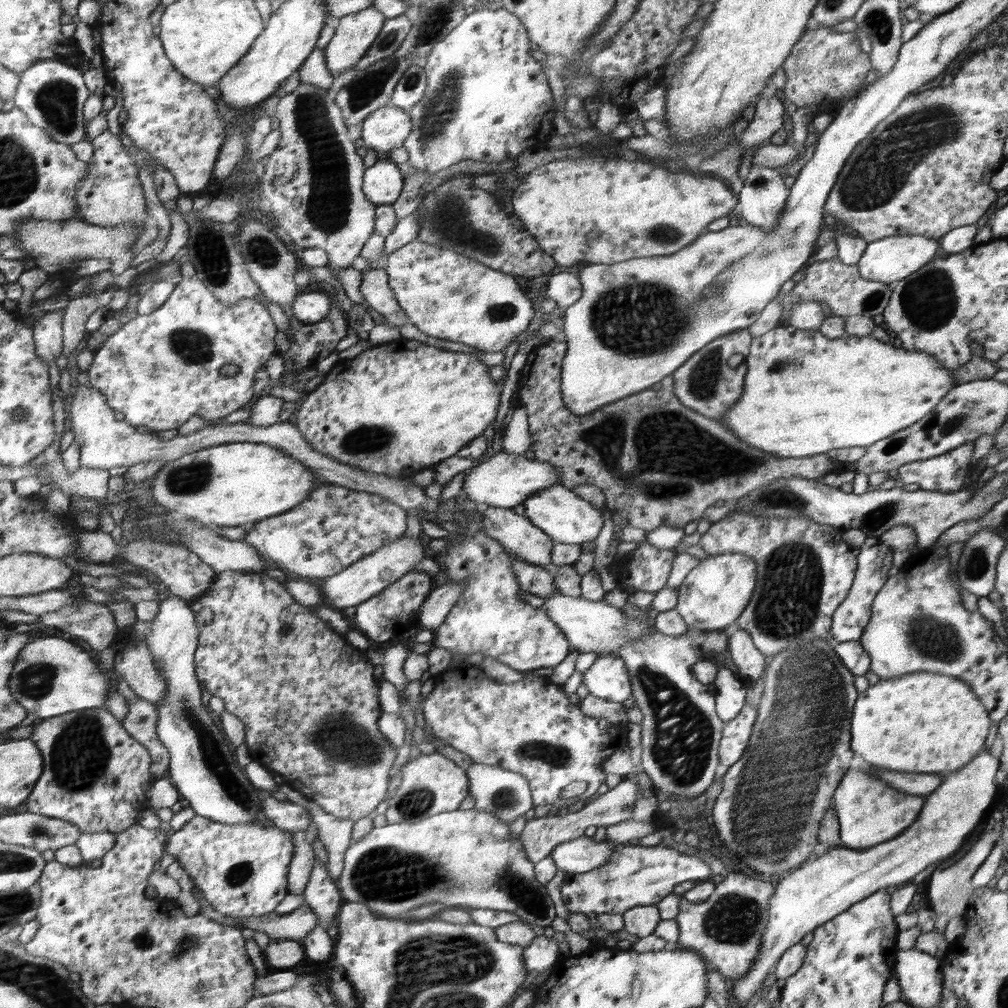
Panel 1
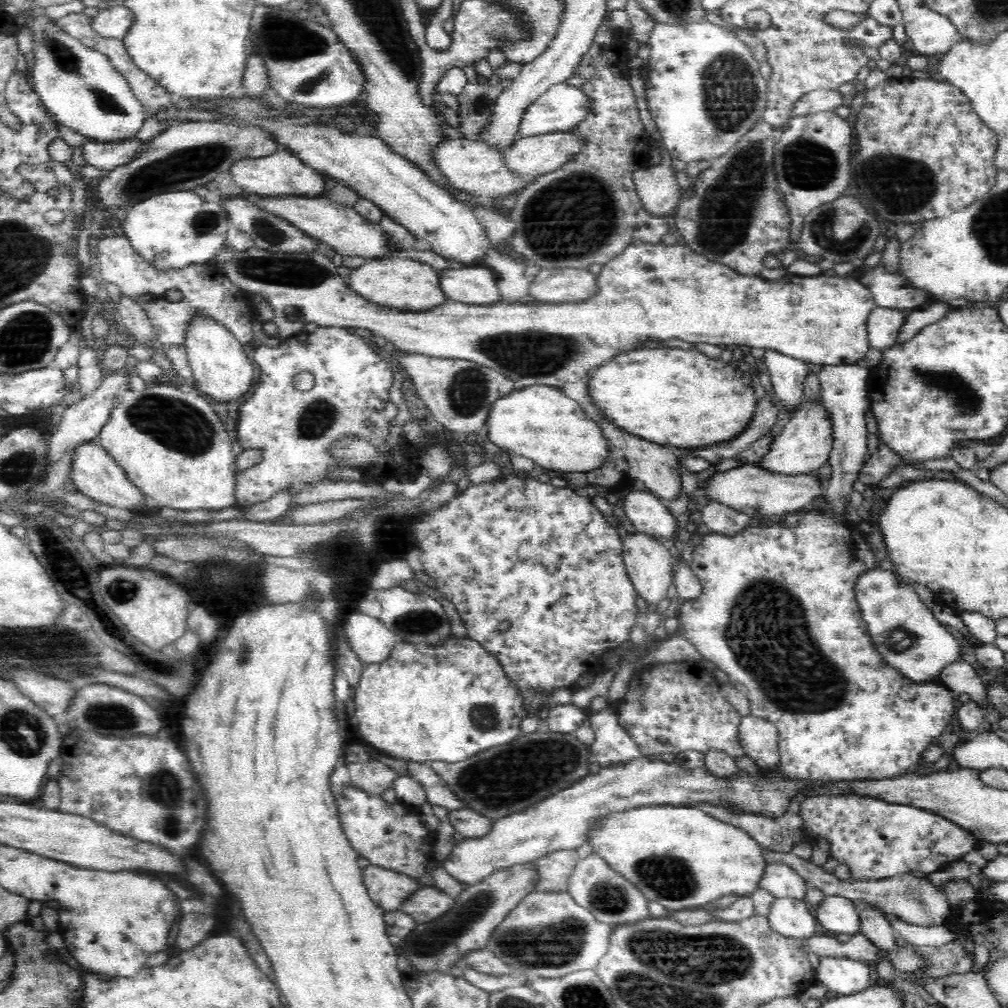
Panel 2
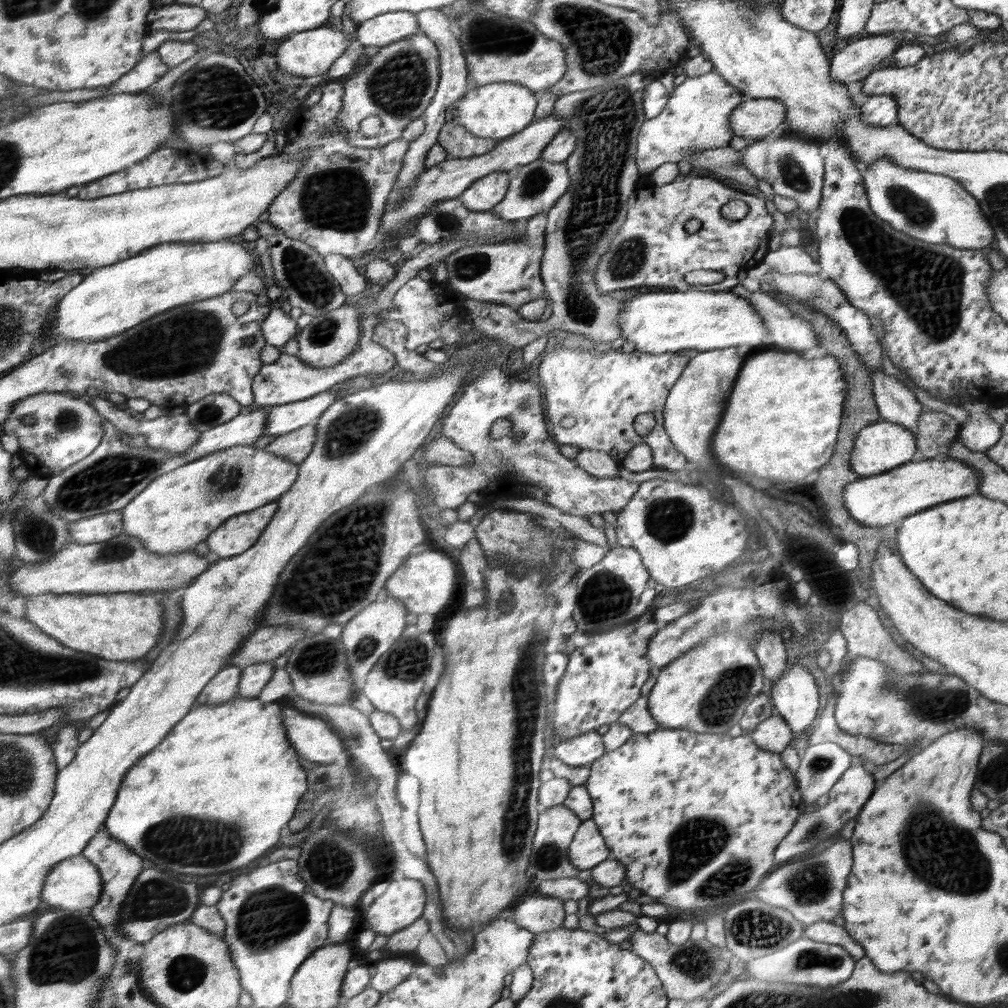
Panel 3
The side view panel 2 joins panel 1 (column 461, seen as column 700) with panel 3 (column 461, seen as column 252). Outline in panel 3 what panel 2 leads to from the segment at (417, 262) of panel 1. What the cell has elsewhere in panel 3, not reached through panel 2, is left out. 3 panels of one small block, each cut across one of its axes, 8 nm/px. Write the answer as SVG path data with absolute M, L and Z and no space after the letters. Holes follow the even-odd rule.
M547 213L529 218L527 227L516 241L468 245L443 258L448 269L447 282L466 298L505 304L515 310L544 296L540 278L540 260L545 254Z

